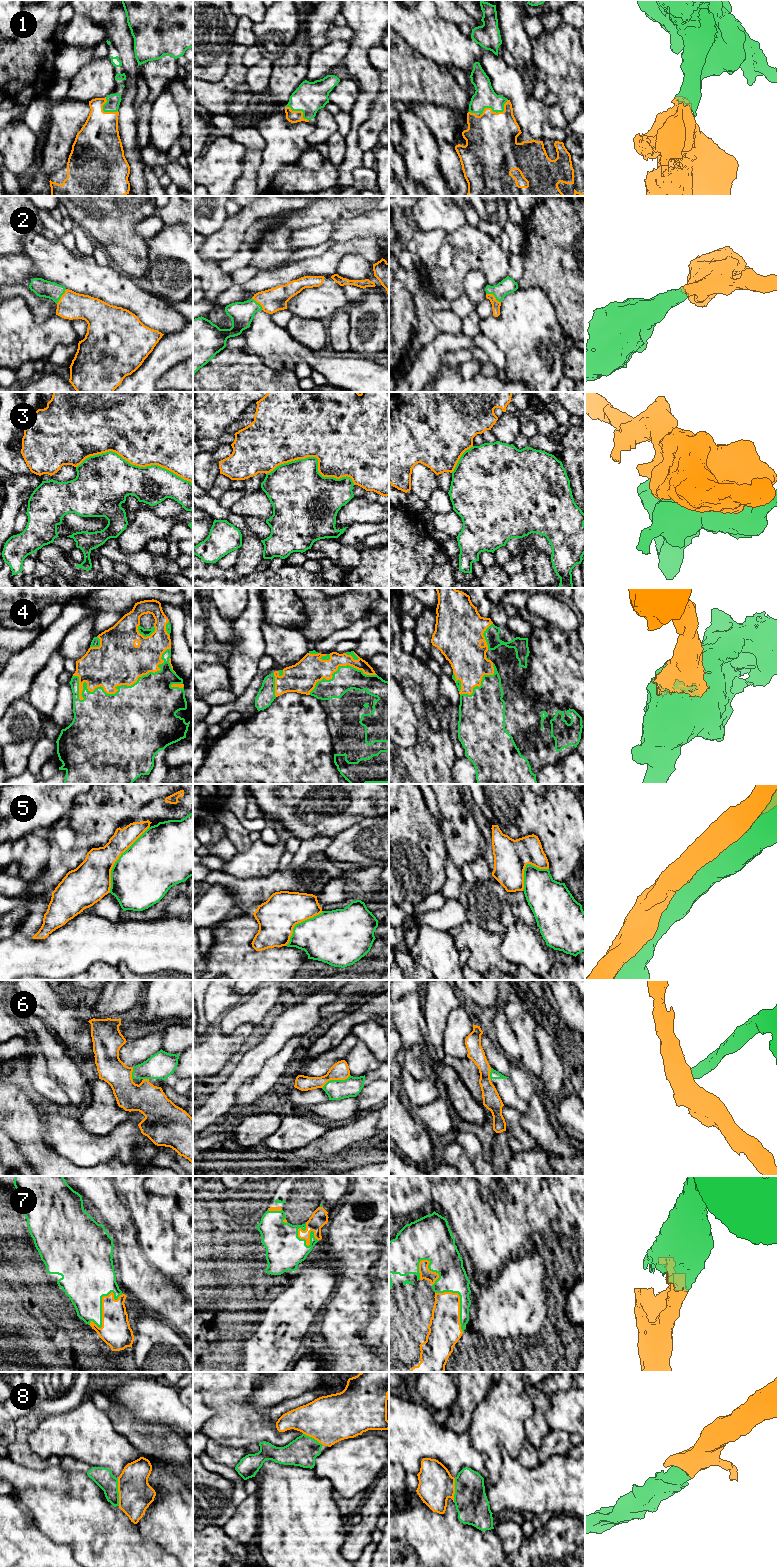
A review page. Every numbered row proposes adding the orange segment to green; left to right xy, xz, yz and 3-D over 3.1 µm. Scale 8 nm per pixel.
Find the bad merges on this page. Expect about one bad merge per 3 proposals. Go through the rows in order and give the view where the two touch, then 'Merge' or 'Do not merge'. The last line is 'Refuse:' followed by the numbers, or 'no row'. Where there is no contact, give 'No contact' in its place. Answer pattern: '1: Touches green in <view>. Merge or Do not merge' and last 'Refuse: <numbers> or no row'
1: Touches green in yz. Merge
2: Touches green in yz. Merge
3: Touches green in xy. Do not merge
4: Touches green in xy. Merge
5: Touches green in xy. Do not merge
6: Touches green in xz. Do not merge
7: Touches green in xy. Merge
8: Touches green in xy. Merge
Refuse: 3, 5, 6

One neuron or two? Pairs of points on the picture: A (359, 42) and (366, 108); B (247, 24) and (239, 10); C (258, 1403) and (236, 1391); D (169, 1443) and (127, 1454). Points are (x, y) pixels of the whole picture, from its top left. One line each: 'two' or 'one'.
A: one
B: two
C: two
D: two

